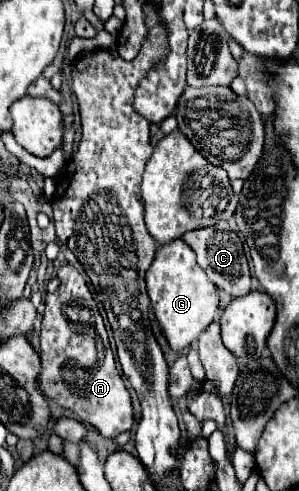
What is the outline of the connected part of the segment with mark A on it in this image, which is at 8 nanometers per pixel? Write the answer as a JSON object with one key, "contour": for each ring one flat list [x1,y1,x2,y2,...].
{"contour":[[66,264,56,276,60,278,60,286,44,300,42,326,38,332,42,360,38,388,44,398,72,410,78,420,96,426,102,436,116,438,120,432,132,428,134,410,124,380,116,370,106,326,82,274]]}

